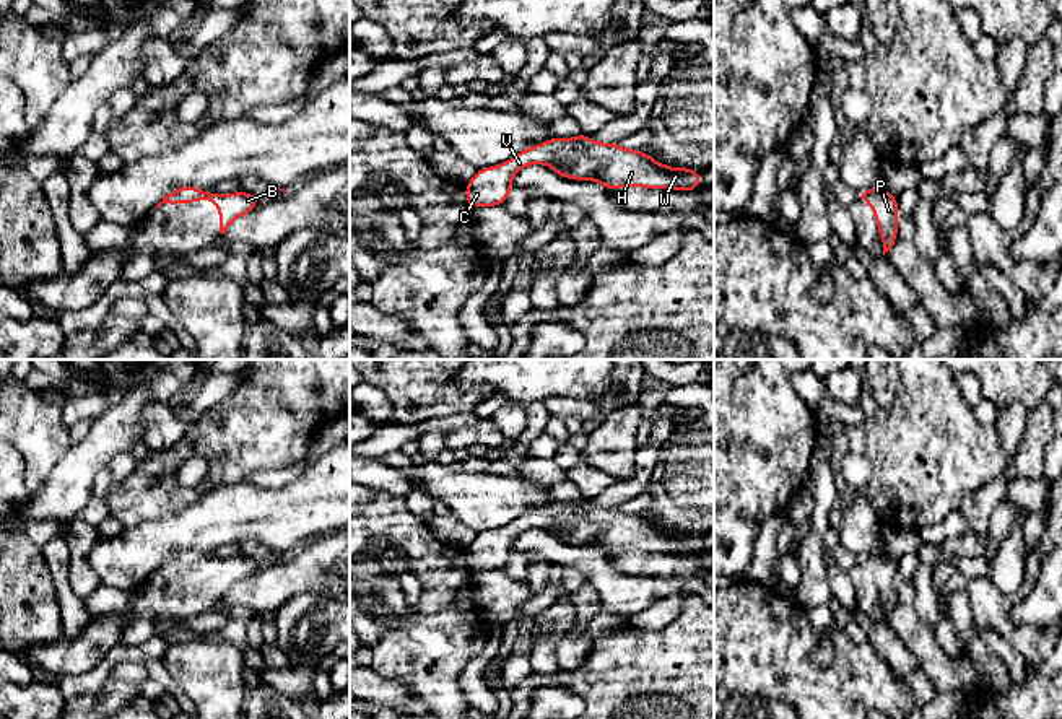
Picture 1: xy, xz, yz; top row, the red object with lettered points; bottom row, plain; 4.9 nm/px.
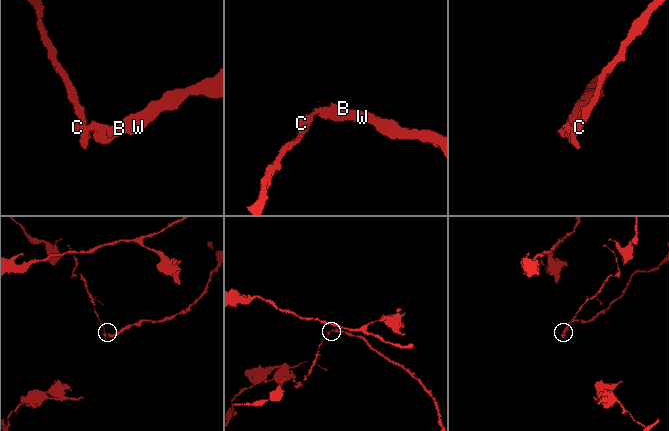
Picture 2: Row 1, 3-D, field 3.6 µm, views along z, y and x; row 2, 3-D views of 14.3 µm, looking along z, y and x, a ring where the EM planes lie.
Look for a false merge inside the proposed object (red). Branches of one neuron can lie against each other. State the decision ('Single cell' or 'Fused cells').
Fused cells

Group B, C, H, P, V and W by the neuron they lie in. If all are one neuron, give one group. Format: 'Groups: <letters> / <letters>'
Groups: B H P W / C V

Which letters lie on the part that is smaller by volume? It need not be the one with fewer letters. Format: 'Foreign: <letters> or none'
Foreign: C, V

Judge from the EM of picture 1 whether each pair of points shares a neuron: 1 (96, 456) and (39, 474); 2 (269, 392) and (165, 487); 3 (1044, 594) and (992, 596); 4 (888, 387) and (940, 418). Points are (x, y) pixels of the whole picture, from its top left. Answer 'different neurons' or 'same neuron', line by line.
1: different neurons
2: same neuron
3: different neurons
4: different neurons

